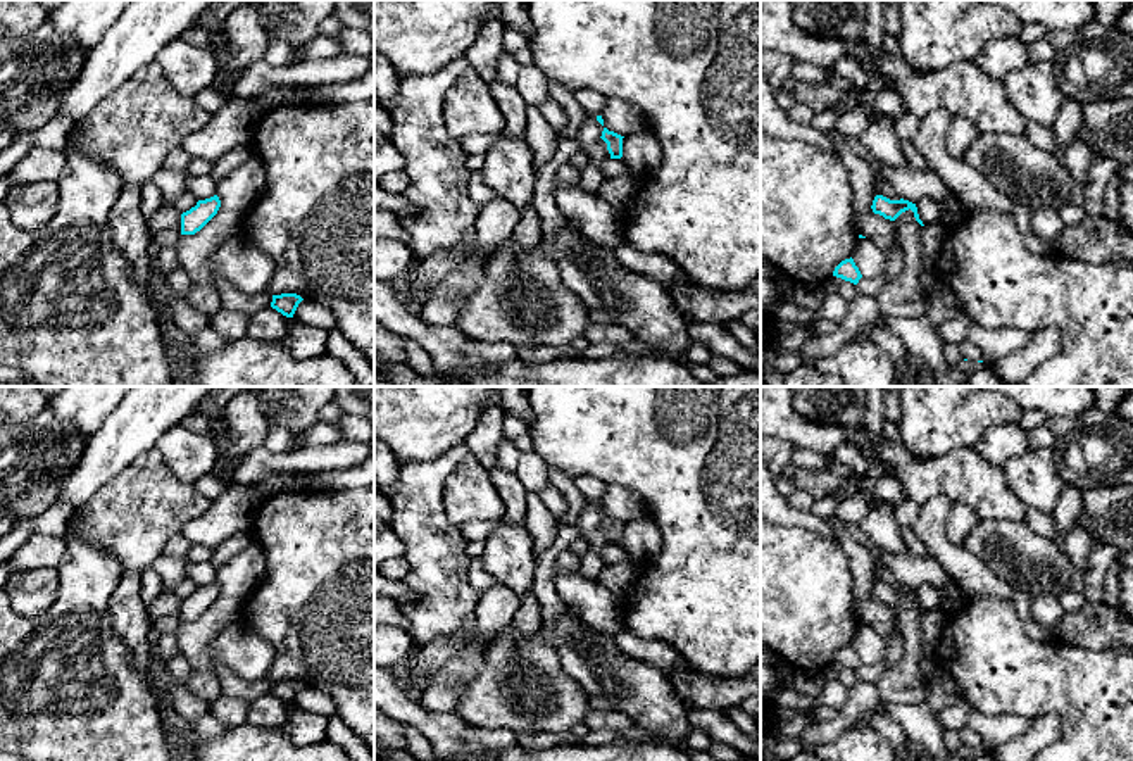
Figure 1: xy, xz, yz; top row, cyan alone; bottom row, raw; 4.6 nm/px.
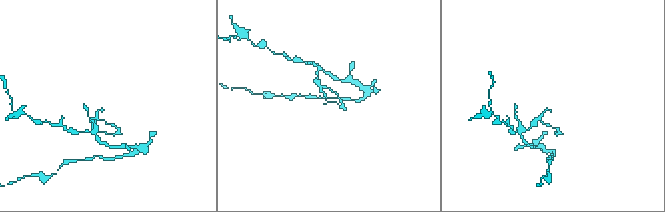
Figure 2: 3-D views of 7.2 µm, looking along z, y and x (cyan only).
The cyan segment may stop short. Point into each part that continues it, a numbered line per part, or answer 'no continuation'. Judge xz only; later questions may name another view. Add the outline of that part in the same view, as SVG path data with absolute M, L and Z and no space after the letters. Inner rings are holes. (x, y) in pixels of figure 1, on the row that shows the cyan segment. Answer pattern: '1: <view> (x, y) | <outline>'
no continuation

